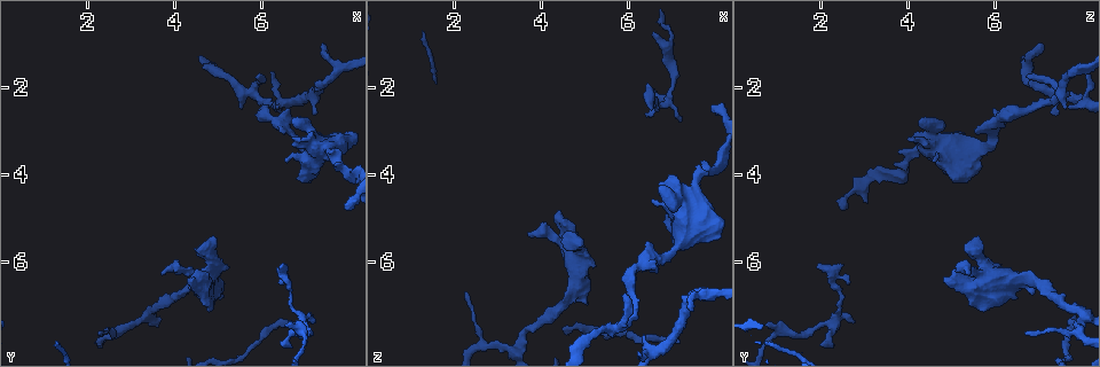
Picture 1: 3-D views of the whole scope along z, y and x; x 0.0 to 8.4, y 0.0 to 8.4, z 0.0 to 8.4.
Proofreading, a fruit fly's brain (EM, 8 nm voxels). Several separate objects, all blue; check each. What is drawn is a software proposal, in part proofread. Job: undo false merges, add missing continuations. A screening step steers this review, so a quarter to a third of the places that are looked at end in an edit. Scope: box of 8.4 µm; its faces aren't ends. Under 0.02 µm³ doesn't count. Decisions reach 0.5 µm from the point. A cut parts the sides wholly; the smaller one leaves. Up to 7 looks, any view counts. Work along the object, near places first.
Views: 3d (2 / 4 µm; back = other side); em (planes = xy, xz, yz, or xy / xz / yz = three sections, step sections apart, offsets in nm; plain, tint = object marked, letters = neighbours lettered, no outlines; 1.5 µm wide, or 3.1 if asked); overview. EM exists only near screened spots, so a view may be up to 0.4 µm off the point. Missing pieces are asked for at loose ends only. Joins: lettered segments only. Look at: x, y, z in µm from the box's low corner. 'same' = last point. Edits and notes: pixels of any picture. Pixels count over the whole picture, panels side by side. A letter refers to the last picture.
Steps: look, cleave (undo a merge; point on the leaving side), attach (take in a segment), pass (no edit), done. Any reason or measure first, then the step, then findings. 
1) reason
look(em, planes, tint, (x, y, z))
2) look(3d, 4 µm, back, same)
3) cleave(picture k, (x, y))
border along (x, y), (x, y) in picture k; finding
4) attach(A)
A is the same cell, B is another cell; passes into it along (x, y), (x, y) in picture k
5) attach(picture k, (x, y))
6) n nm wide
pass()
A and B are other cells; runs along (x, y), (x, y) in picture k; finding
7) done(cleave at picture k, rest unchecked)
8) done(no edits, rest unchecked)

look(em, xz, step 4, tint, (2.30, 7.55, 6.65))

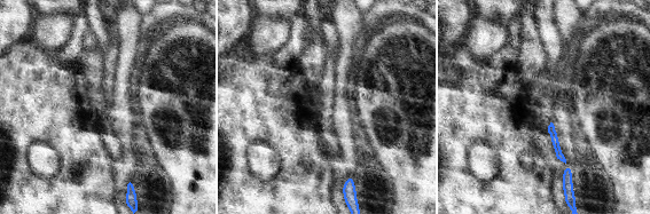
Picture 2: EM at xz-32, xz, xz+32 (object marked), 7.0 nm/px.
look(em, xz, step 4, letters, same)

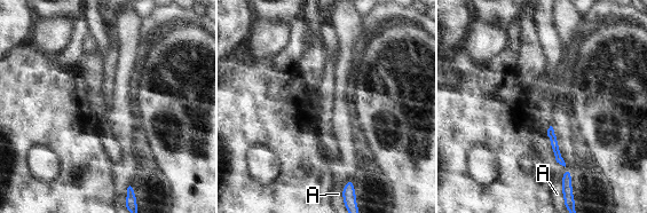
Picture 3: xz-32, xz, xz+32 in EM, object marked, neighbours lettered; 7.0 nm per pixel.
pass()
A is another cell; runs along (550, 129), (567, 175) in picture 3; no lettered segment goes on from it

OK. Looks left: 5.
branch stops here
look(em, xz, step 8, tint, (3.70, 6.25, 5.45))

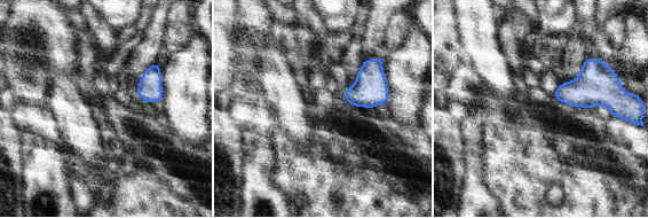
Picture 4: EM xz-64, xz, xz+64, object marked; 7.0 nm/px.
cut it another way
look(em, planes, letters, same)

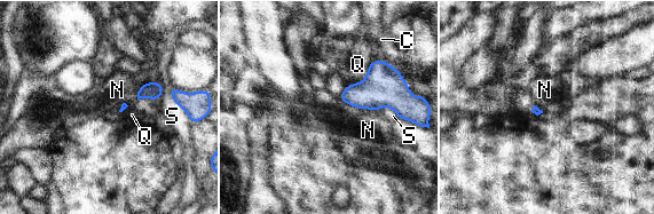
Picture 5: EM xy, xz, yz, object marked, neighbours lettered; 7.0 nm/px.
N touches over 300 nm
pass()
C, N, Q and S are other cells; none of them fits

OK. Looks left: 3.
tapers out
look(em, planes, plain, (6.50, 6.50, 2.70))

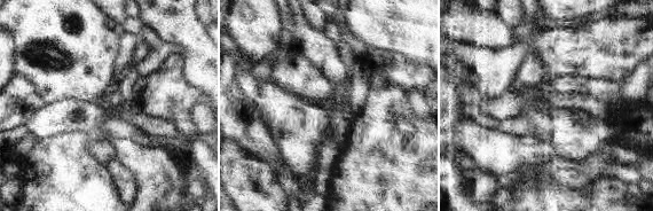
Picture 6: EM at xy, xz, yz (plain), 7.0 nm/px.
look(em, planes, tint, same)

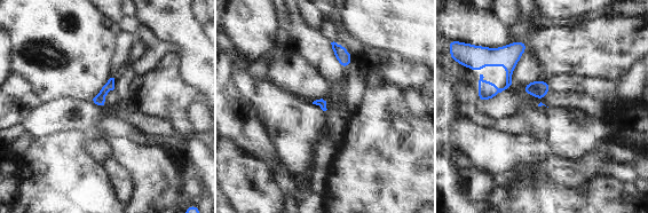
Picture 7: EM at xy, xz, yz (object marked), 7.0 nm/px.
see the neighbours
look(em, planes, letters, same)

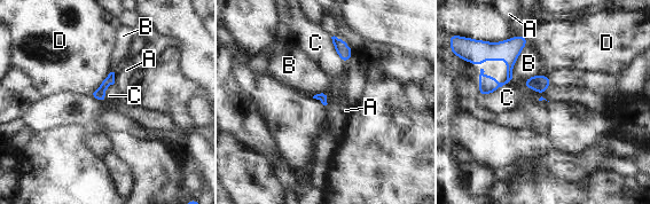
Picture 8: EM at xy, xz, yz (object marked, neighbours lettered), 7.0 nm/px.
pass()
A, B, C and D are other cells; border along (526, 87), (537, 91), (549, 101) in picture 8; no lettered segment goes on from it

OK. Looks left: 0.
done(no edits, rest unchecked)

